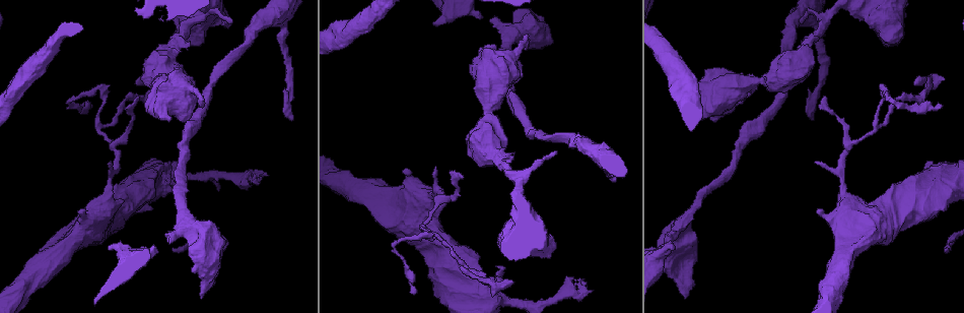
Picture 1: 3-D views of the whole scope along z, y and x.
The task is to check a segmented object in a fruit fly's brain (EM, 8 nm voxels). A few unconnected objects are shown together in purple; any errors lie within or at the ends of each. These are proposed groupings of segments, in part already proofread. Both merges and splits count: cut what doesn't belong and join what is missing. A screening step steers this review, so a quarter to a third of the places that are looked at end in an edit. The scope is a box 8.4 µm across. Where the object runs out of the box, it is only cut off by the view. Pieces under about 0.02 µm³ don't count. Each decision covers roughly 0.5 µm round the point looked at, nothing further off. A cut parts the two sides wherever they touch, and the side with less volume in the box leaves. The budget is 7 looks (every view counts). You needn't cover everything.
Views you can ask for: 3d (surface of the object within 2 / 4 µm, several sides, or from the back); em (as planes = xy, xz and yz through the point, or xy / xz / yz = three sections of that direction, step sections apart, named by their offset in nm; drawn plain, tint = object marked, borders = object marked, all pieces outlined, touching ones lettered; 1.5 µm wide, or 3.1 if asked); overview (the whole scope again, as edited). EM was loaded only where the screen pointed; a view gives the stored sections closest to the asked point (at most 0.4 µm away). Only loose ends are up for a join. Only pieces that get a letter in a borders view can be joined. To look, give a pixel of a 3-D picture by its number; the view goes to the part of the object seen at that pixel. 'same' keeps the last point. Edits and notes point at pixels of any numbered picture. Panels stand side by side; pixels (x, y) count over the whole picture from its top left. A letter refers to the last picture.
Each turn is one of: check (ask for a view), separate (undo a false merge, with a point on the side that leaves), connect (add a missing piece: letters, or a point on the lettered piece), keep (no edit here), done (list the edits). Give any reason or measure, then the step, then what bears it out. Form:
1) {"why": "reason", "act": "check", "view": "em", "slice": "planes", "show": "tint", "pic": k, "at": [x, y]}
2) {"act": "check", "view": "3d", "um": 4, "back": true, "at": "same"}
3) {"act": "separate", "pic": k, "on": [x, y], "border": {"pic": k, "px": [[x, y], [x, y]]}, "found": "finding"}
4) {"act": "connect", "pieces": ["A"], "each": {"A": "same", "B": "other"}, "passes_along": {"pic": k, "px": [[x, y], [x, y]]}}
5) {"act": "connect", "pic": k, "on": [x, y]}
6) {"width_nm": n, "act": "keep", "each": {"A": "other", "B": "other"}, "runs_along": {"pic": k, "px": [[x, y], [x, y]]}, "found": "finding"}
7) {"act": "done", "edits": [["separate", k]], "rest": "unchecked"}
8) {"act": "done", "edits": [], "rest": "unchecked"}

{"why": "branch stops here", "act": "check", "view": "em", "slice": "xy", "step": 4, "show": "borders", "pic": 1, "at": [513, 281]}

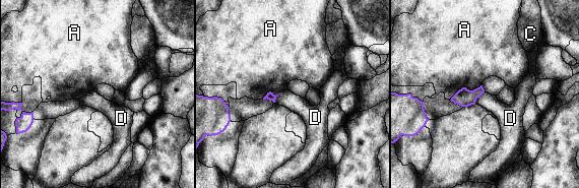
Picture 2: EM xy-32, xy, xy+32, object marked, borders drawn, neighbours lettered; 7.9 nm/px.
{"longest_contact_nm": ["A", 280], "act": "keep", "each": {"A": "other", "C": "other", "D": "other"}, "border": {"pic": 2, "px": [[485, 91], [474, 103]]}, "found": "none of them fits"}

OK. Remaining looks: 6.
{"why": "tapers out", "act": "check", "view": "3d", "um": 4, "pic": 1, "at": [816, 161]}

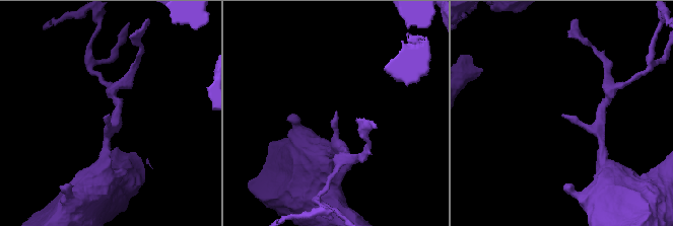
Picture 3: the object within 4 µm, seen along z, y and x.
{"why": "shape alone is not enough", "act": "check", "view": "em", "slice": "yz", "step": 8, "show": "plain", "pic": 3, "at": [108, 115]}

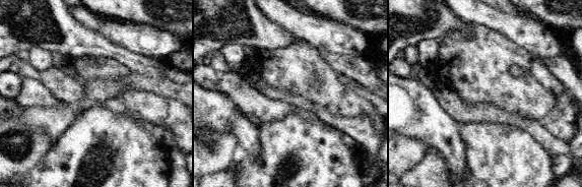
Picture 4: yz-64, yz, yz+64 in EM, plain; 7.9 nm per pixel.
{"why": "what lies round it", "act": "check", "view": "em", "slice": "yz", "step": 8, "show": "borders", "at": "same"}

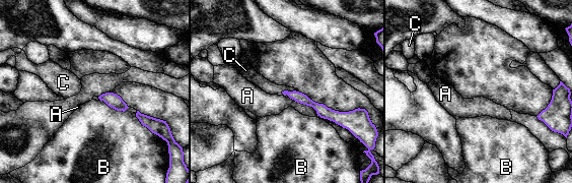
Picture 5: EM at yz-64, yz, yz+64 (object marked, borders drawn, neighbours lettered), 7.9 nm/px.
{"act": "connect", "pieces": ["C"], "each": {"A": "other", "B": "other", "C": "same"}, "passes_along": {"pic": 5, "px": [[298, 97], [289, 92], [265, 84]]}, "found": "the neuron continues"}

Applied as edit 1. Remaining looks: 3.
{"why": "branch stops here", "act": "check", "view": "3d", "um": 2, "back": true, "pic": 1, "at": [683, 296]}

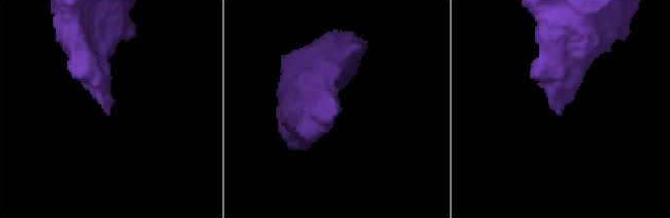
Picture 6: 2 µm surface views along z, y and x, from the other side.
{"act": "check", "view": "em", "slice": "planes", "show": "borders", "pic": 6, "at": [108, 115]}

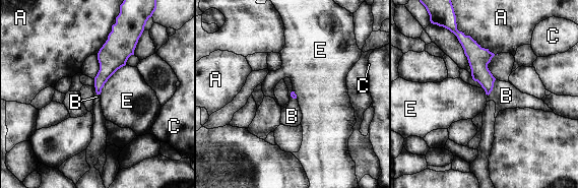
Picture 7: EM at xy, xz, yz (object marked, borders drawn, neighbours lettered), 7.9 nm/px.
{"act": "keep", "each": {"A": "other", "B": "other", "C": "other", "E": "other"}, "runs_along": {"pic": 7, "px": [[466, 38], [478, 57], [488, 90]]}, "found": "none of them fits"}

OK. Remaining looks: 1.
{"act": "done", "edits": [["connect", 5]], "rest": "unchecked"}

